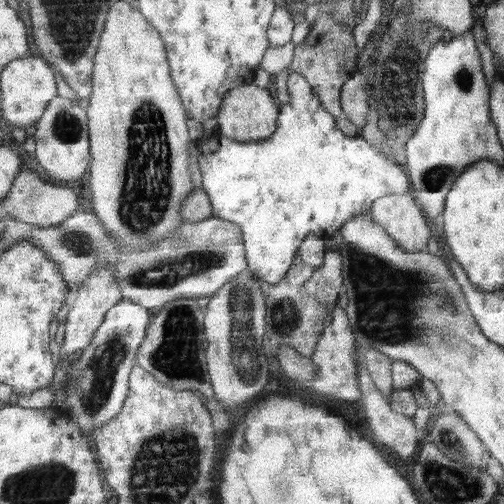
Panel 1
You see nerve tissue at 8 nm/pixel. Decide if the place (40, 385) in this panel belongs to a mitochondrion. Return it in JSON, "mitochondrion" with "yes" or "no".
{"mitochondrion":"no"}

